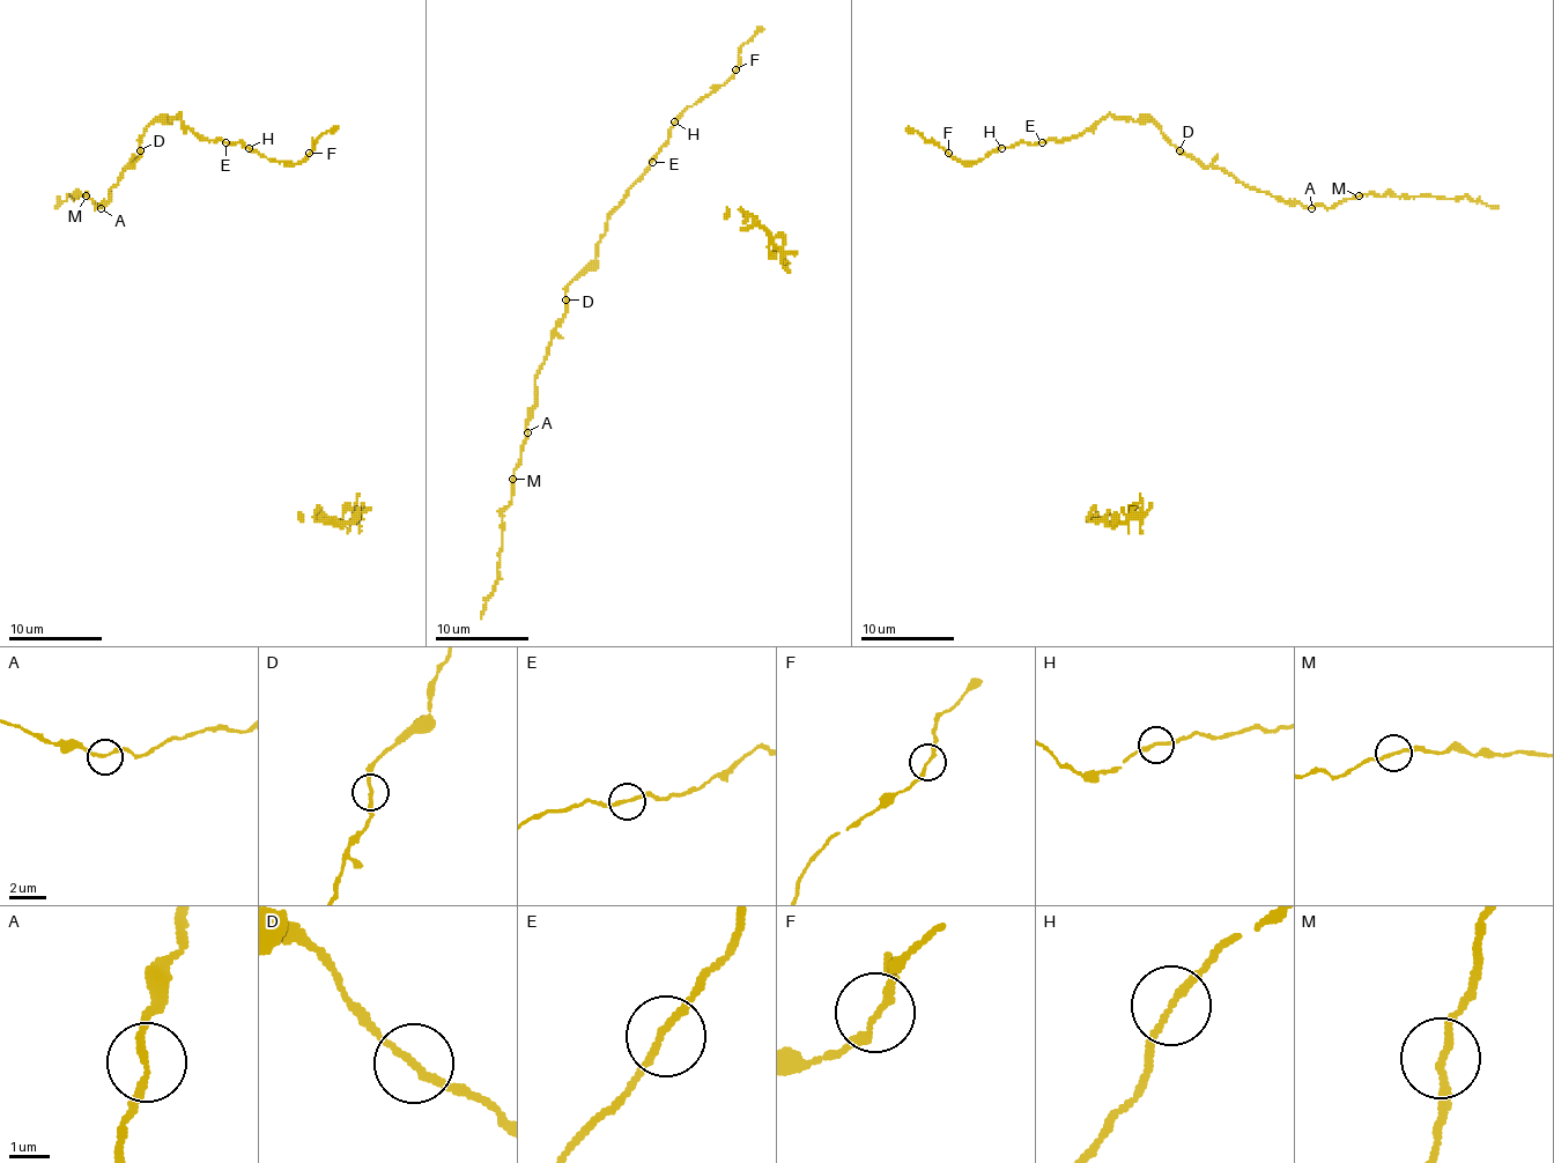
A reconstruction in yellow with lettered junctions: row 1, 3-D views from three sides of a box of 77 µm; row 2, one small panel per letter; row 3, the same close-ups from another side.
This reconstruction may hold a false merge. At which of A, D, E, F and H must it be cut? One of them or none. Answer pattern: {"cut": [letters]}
{"cut": []}

